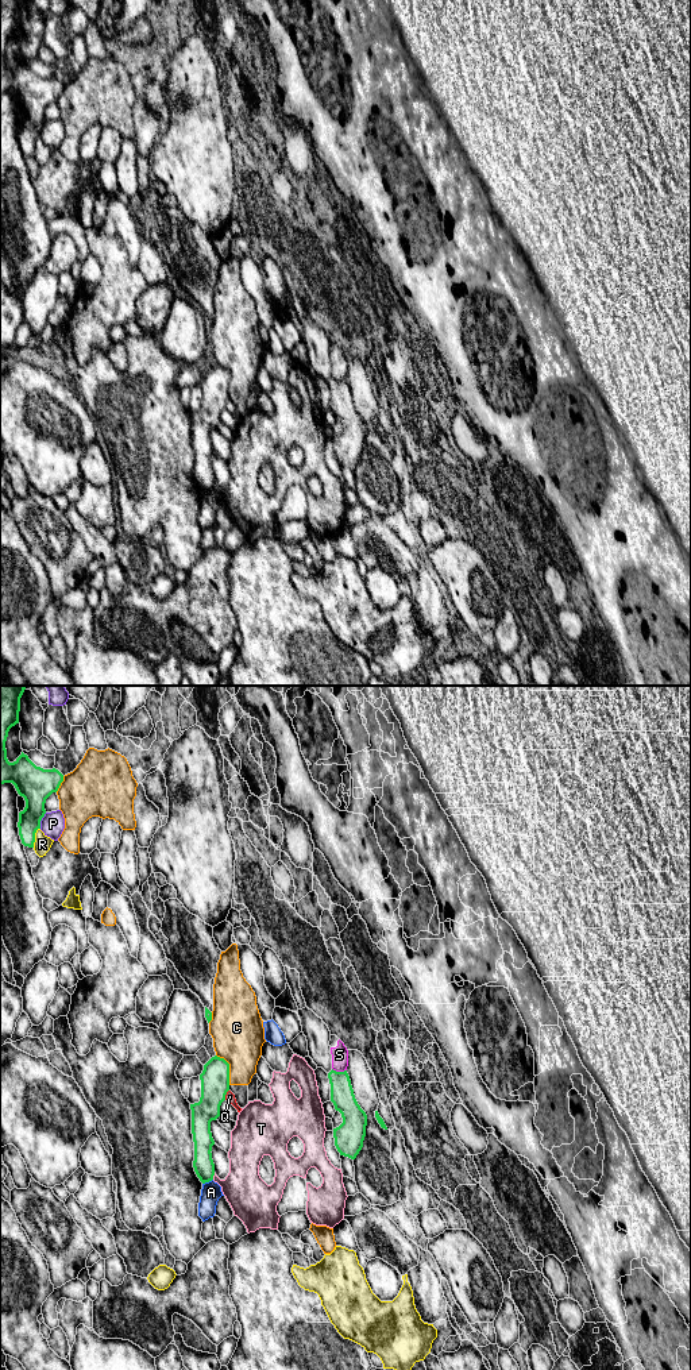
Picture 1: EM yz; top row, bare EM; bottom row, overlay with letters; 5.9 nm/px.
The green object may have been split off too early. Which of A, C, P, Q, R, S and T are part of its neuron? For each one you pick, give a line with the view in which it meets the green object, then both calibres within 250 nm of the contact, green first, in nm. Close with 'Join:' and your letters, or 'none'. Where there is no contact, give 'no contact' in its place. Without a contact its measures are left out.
Join: none

